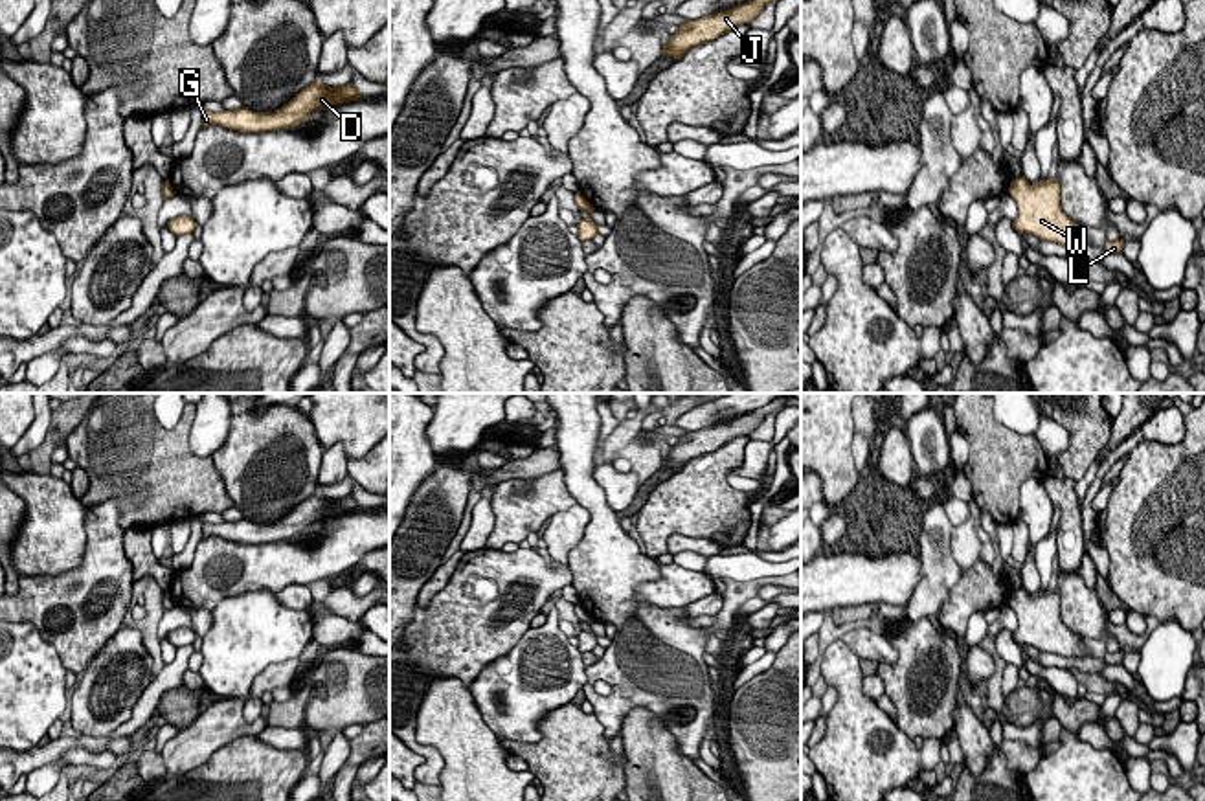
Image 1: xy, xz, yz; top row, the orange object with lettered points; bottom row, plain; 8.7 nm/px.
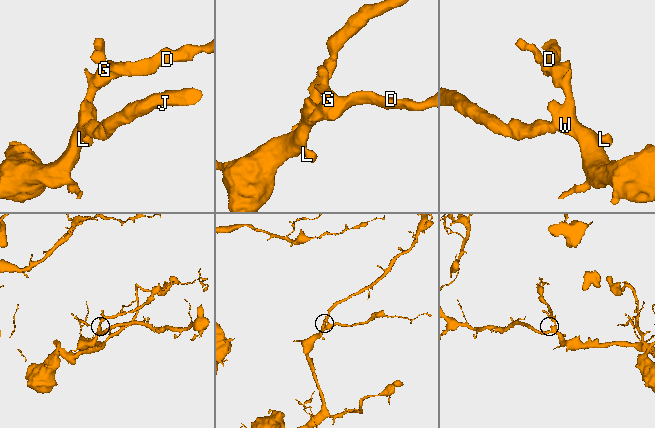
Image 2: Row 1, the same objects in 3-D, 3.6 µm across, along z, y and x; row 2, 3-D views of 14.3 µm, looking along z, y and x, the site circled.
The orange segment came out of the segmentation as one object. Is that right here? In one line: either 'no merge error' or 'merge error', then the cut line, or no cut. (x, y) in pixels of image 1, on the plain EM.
no merge error; no cut

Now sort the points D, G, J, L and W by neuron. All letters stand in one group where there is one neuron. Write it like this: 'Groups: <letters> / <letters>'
Groups: D G J L W

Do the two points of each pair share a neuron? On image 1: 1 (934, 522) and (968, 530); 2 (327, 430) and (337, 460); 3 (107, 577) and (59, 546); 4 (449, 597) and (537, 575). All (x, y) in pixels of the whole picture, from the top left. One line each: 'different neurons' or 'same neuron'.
1: different neurons
2: different neurons
3: different neurons
4: same neuron

